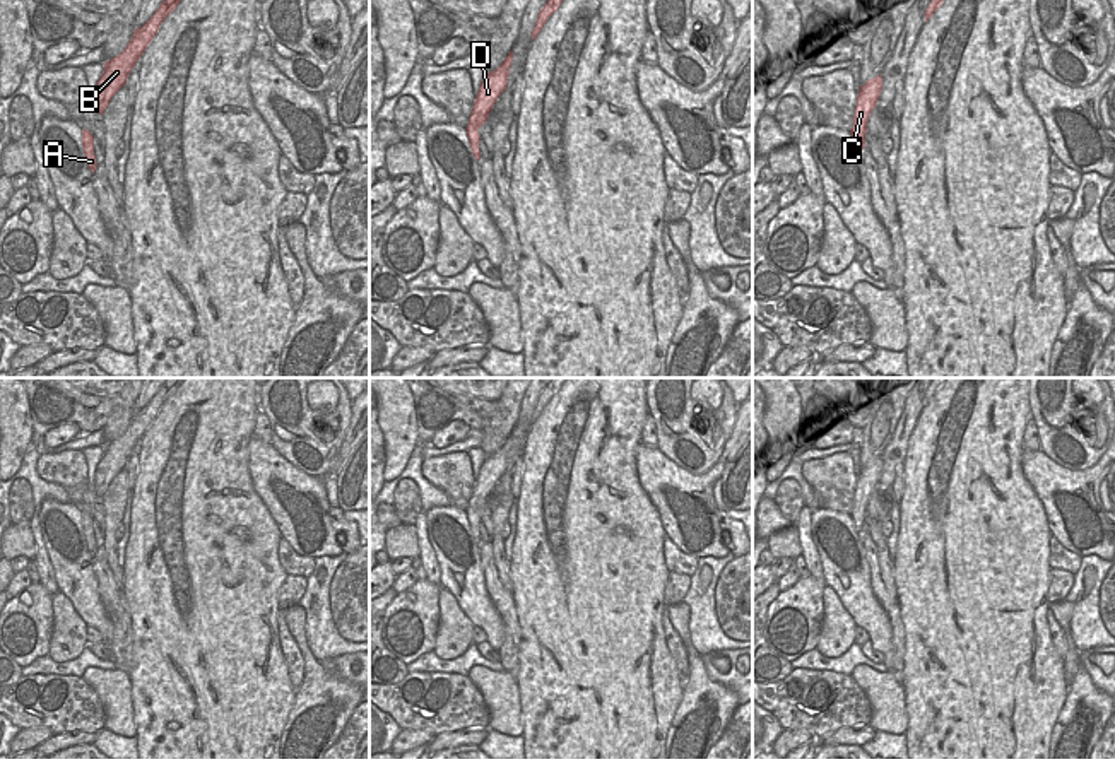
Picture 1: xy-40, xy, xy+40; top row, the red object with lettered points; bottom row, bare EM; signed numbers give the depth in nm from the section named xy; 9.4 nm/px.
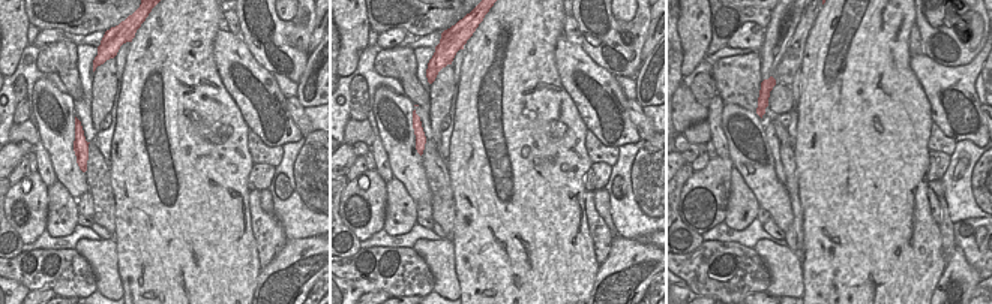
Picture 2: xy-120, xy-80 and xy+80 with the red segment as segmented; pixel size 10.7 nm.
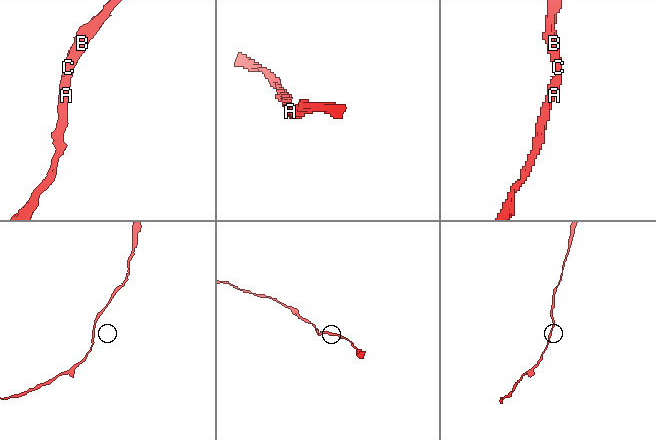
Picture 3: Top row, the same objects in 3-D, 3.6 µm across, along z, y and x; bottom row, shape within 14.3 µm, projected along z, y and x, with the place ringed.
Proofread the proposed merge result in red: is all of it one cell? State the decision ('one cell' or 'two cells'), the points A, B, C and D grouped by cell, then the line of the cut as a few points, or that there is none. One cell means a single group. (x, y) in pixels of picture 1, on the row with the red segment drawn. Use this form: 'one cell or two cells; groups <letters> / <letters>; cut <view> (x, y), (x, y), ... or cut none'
one cell; groups A B C D; cut none

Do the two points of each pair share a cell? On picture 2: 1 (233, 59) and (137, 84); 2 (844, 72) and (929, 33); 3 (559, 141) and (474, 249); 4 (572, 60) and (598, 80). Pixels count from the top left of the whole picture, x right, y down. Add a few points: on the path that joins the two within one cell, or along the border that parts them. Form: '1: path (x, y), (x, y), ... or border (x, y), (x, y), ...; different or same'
1: border (219, 29), (213, 42), (213, 62), (230, 96); different
2: border (914, 15), (916, 23); different
3: path (532, 168), (518, 181), (518, 196), (492, 222); same
4: path (578, 66), (592, 77); same

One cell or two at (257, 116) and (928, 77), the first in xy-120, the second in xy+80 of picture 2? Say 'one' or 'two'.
one

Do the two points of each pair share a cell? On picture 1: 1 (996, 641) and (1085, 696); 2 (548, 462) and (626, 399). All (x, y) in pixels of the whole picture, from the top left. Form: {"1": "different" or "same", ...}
{"1": "different", "2": "same"}

